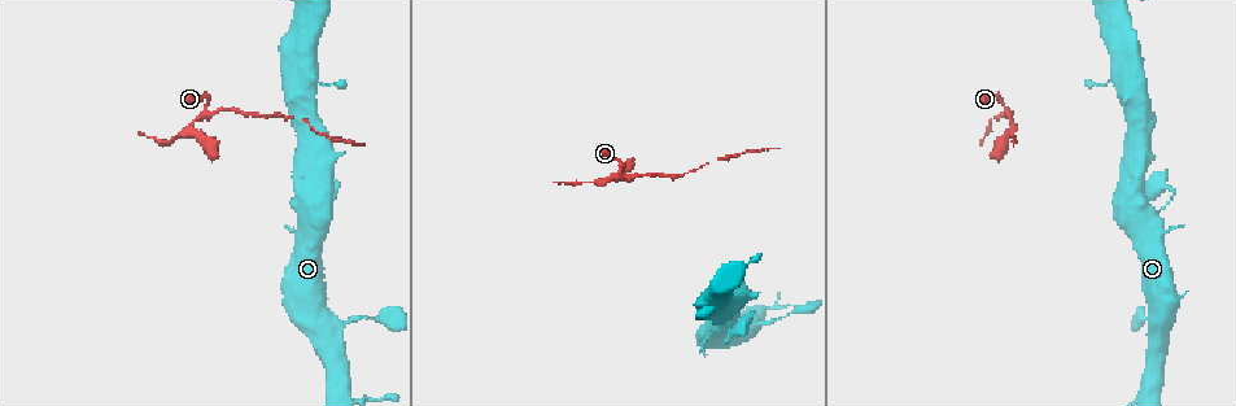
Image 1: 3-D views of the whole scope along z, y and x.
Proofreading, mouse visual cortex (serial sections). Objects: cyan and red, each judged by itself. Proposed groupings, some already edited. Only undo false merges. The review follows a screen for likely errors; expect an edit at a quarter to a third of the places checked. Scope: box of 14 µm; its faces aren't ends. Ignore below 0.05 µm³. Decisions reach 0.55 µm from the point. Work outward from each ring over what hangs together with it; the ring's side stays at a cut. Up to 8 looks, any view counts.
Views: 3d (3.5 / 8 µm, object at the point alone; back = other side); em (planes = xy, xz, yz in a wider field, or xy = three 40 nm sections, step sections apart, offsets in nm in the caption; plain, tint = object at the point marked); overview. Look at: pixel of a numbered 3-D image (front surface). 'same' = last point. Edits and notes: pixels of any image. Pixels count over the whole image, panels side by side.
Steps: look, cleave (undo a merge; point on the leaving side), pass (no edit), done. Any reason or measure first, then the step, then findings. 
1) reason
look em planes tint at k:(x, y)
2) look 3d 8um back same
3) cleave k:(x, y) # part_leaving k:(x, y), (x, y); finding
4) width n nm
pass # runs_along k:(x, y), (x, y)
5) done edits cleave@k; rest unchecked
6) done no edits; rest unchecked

sharp bend
look 3d 3.5um at 1:(1008, 114)

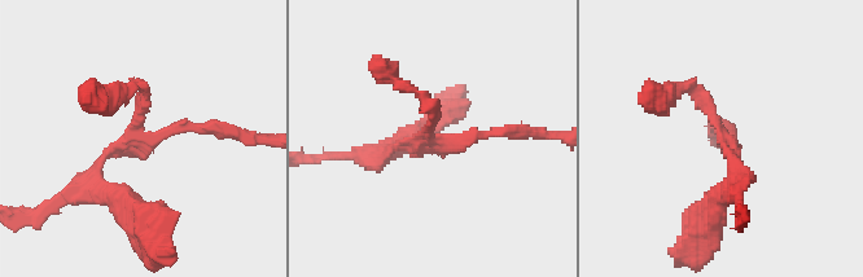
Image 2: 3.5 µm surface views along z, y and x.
need the tissue
look em xy step 2 plain at 2:(135, 132)

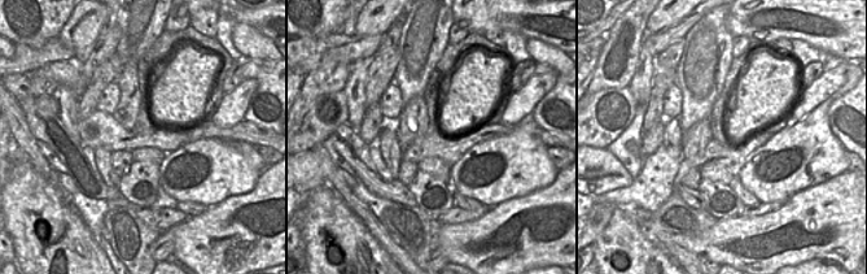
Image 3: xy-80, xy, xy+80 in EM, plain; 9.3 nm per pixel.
where the object lies
look em xy step 2 tint same

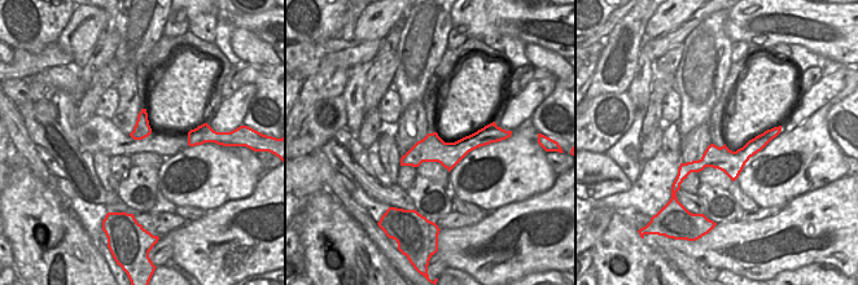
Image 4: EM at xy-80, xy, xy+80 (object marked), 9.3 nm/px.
pass # all the same cell

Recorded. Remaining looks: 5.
a narrow waist
look 3d 8um at 1:(1153, 218)

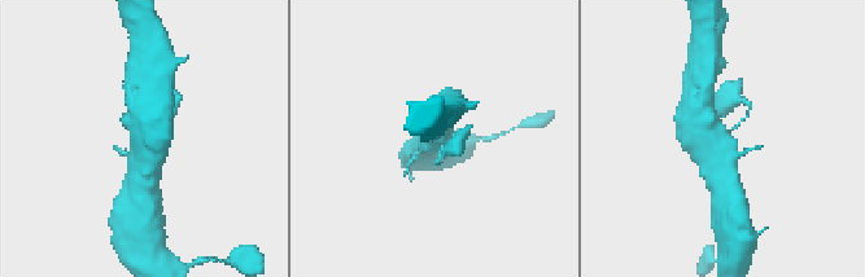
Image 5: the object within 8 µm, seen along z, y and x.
look 3d 3.5um at 5:(726, 136)

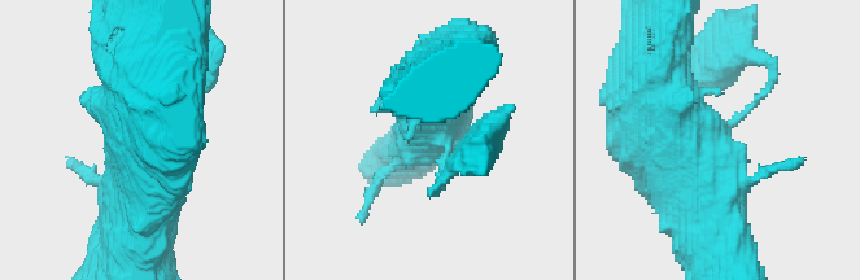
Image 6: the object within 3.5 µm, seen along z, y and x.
look em xy step 2 tint at 6:(717, 135)

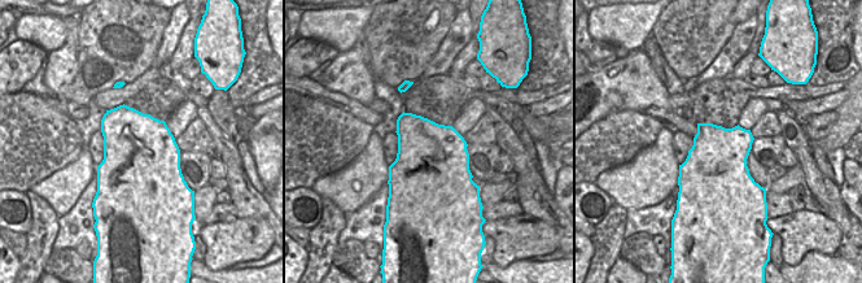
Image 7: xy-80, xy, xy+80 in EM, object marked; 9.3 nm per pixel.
pass # runs_along 6:(716, 248), (650, 88); one cell here

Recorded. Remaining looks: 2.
calibre changes
look 3d 3.5um at 1:(336, 325)

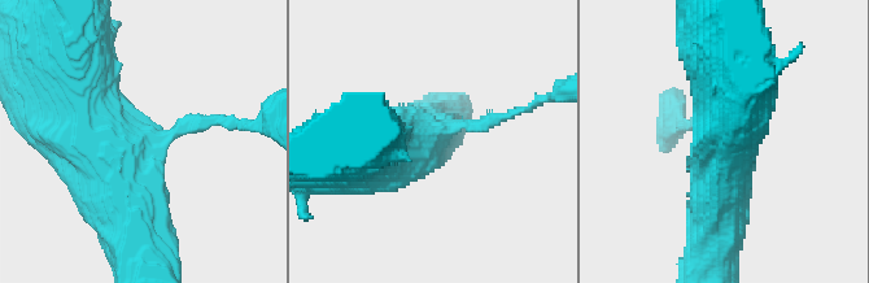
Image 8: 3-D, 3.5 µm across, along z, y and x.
look em xy step 5 tint at 8:(430, 135)

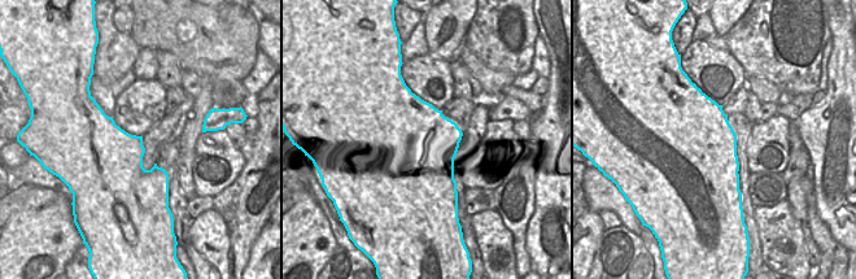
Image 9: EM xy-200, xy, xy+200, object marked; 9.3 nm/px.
pass # runs_along 8:(68, 78), (104, 134), (135, 234); all the same cell

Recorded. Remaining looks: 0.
done no edits; rest unchecked

